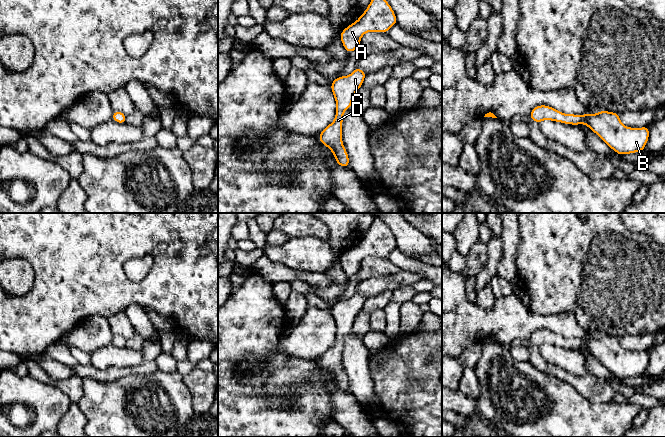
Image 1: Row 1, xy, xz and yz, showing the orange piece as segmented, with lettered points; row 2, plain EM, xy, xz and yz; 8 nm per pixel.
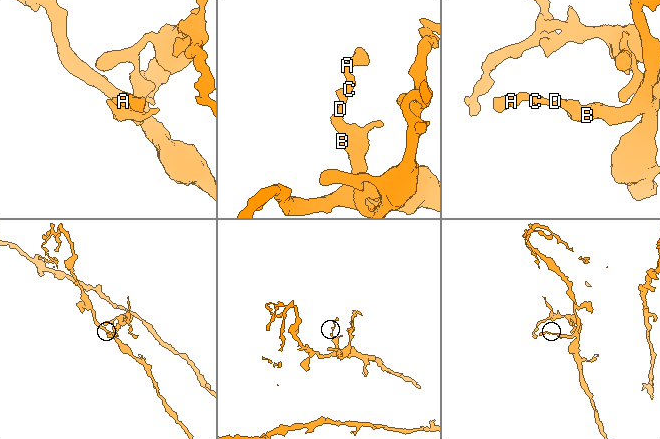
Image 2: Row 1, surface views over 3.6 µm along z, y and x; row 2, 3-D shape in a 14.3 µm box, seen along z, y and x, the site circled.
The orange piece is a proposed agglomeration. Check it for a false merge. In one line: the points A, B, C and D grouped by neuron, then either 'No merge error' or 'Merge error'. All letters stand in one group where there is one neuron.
Groups: A B C D. No merge error

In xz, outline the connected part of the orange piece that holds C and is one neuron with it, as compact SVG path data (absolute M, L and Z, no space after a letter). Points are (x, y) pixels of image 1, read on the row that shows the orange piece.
M356 67L350 75L340 76L340 77L337 77L334 81L331 81L331 90L337 105L336 115L335 115L334 121L330 123L319 134L319 141L332 151L333 157L337 161L337 165L343 166L346 168L349 168L350 161L349 161L348 153L342 141L343 115L344 115L344 112L351 107L352 101L354 99L354 95L358 91L358 89L363 85L366 75L367 74L364 71Z

